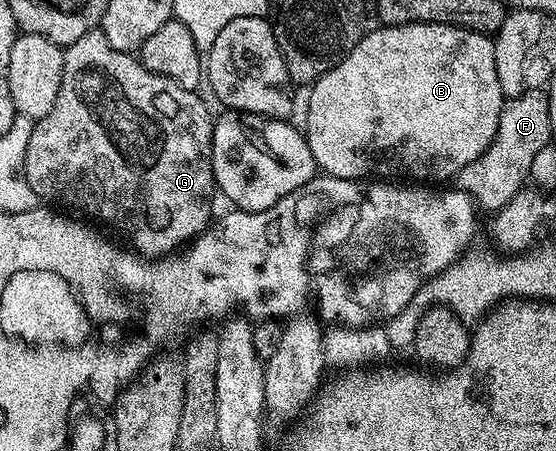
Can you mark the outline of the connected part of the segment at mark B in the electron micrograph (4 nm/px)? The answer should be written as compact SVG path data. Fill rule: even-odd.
M402 24L394 26L376 25L376 28L365 30L364 35L316 83L311 84L308 95L308 127L306 126L306 138L310 145L310 153L314 153L314 161L317 168L325 175L332 175L336 179L354 179L368 181L375 177L380 181L423 181L428 185L440 185L443 179L455 180L460 170L470 161L482 157L484 150L494 141L500 110L505 105L506 98L499 85L498 71L495 69L495 45L489 36L471 31L465 27L455 27L450 24Z

